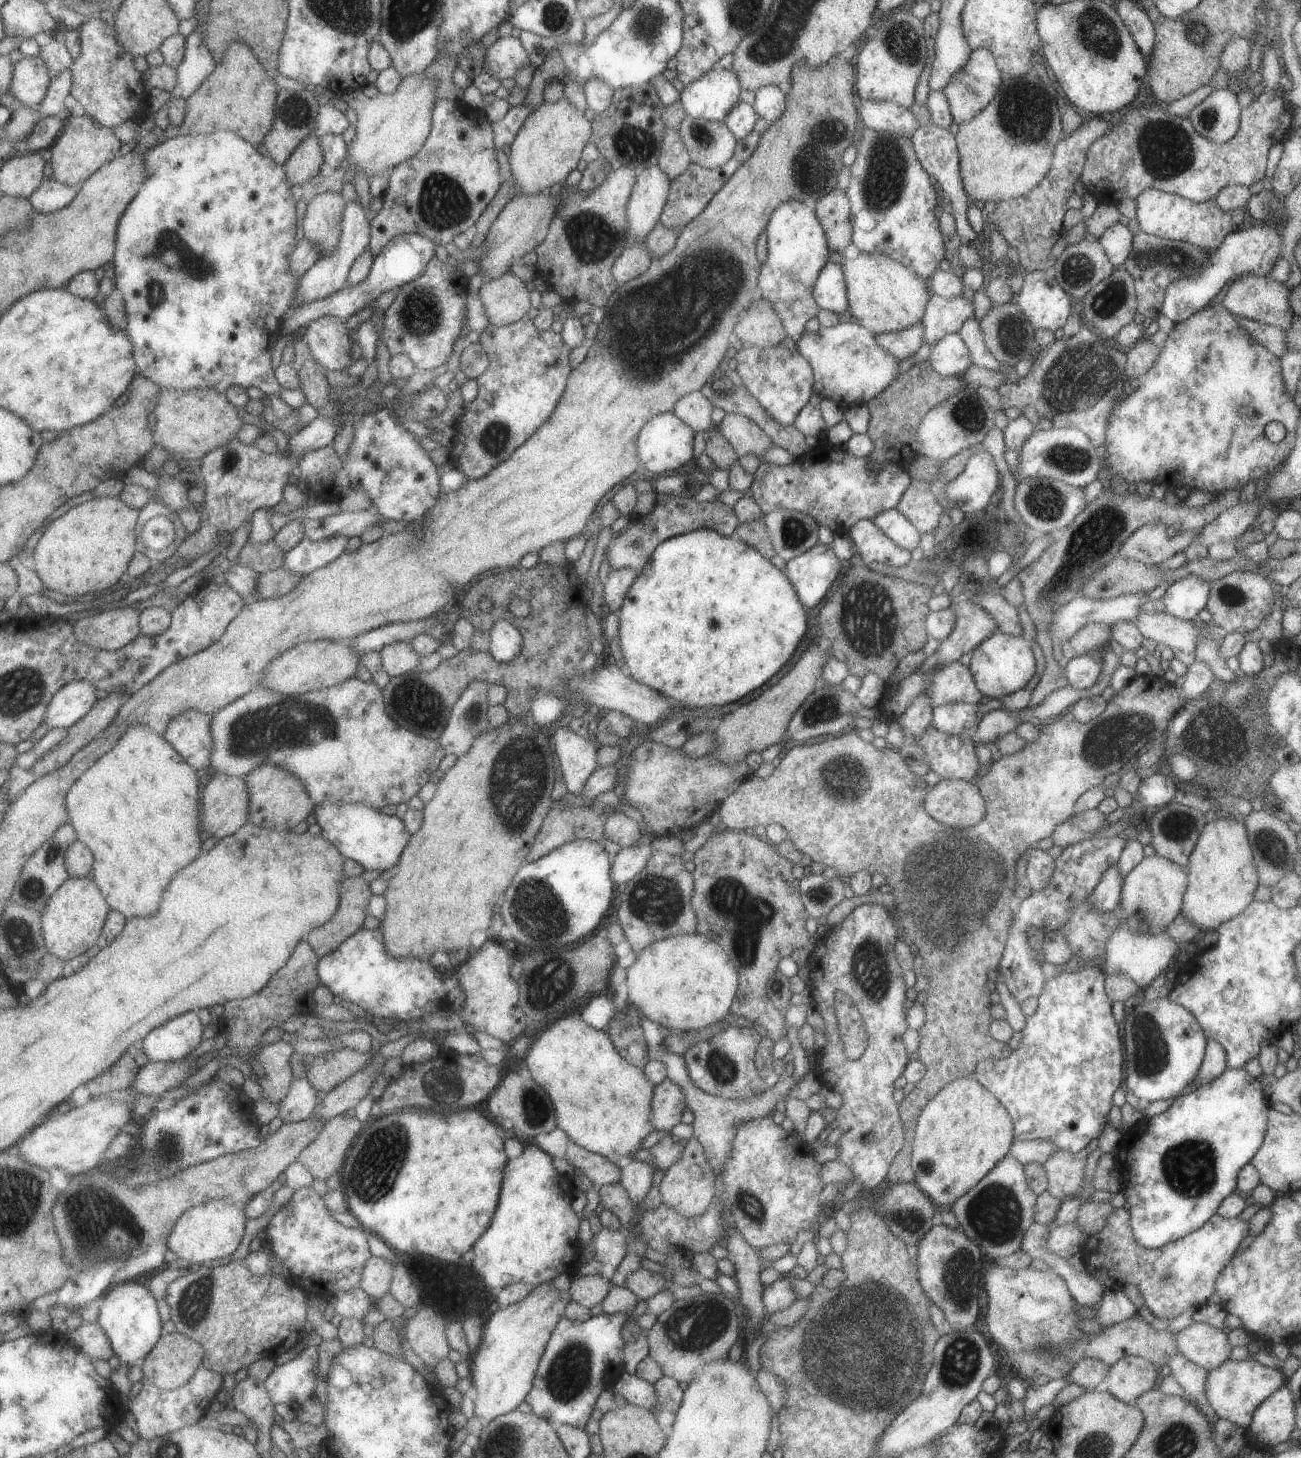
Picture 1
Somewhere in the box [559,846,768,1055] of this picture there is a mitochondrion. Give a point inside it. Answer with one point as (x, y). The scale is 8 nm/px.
(657, 901)

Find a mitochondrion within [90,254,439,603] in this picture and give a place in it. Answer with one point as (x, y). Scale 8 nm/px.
(156, 295)

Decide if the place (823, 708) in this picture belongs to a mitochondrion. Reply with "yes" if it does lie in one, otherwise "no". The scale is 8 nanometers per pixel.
yes

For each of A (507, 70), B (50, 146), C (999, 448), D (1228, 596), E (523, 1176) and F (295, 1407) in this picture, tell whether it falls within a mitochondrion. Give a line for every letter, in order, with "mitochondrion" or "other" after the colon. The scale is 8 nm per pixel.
A: other
B: other
C: other
D: mitochondrion
E: other
F: other

